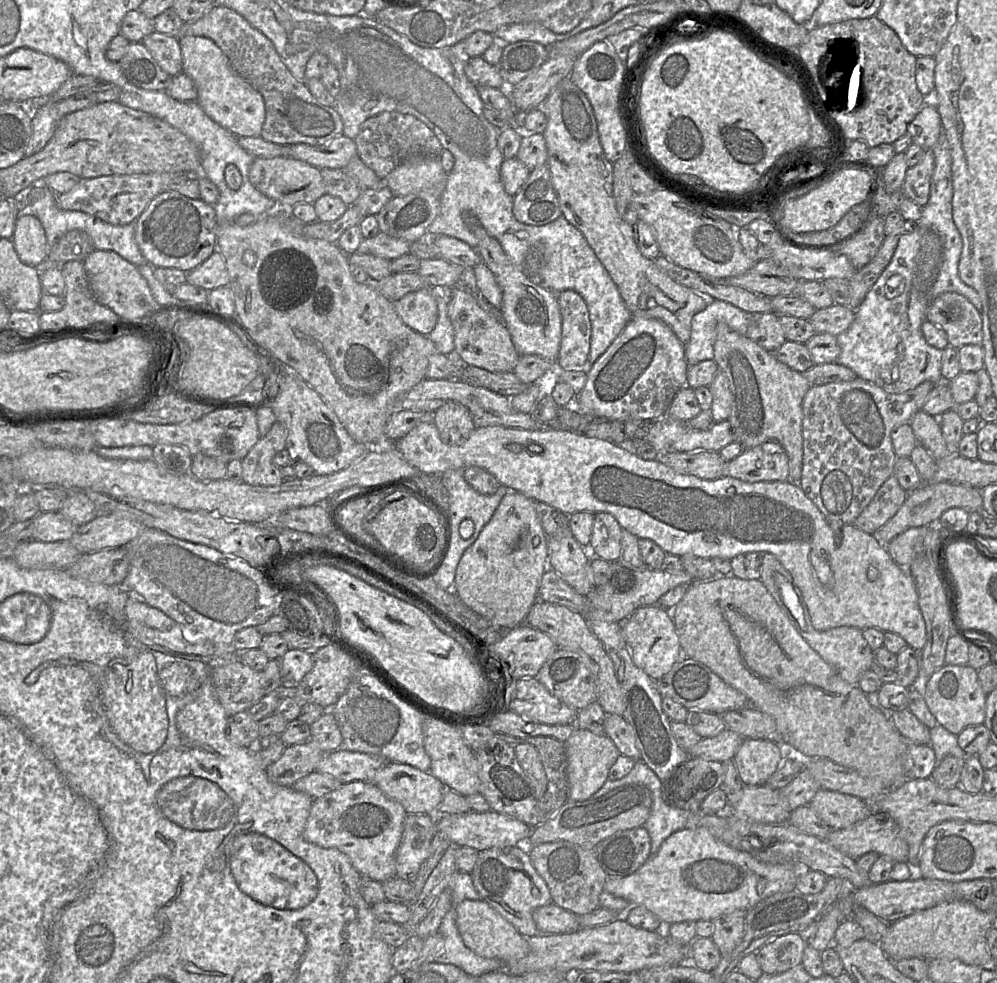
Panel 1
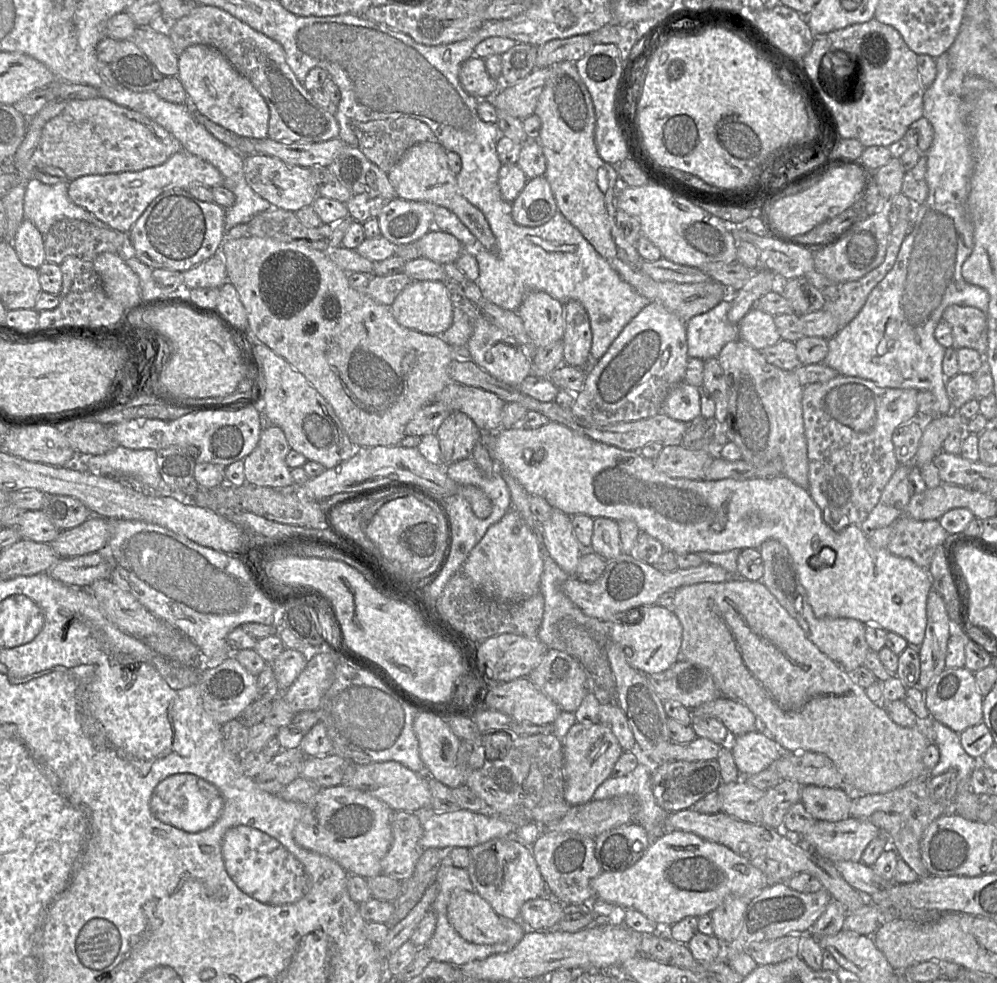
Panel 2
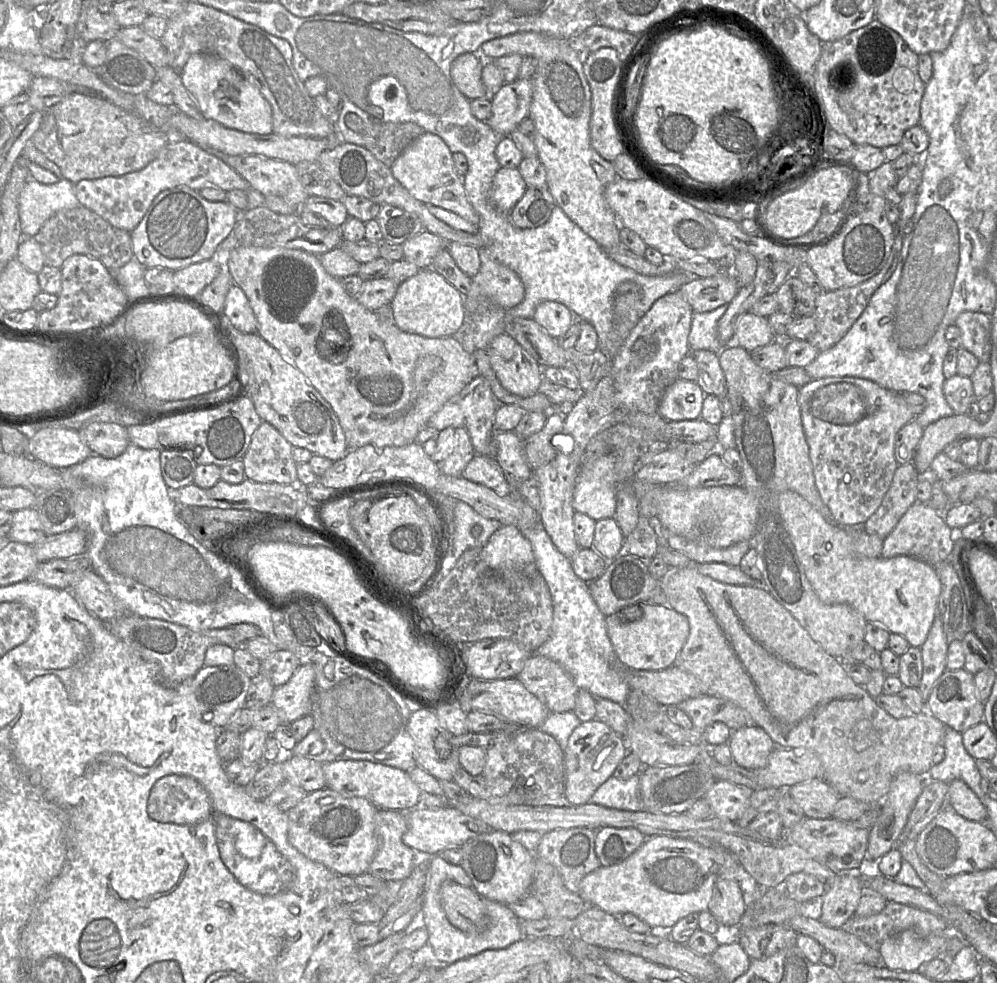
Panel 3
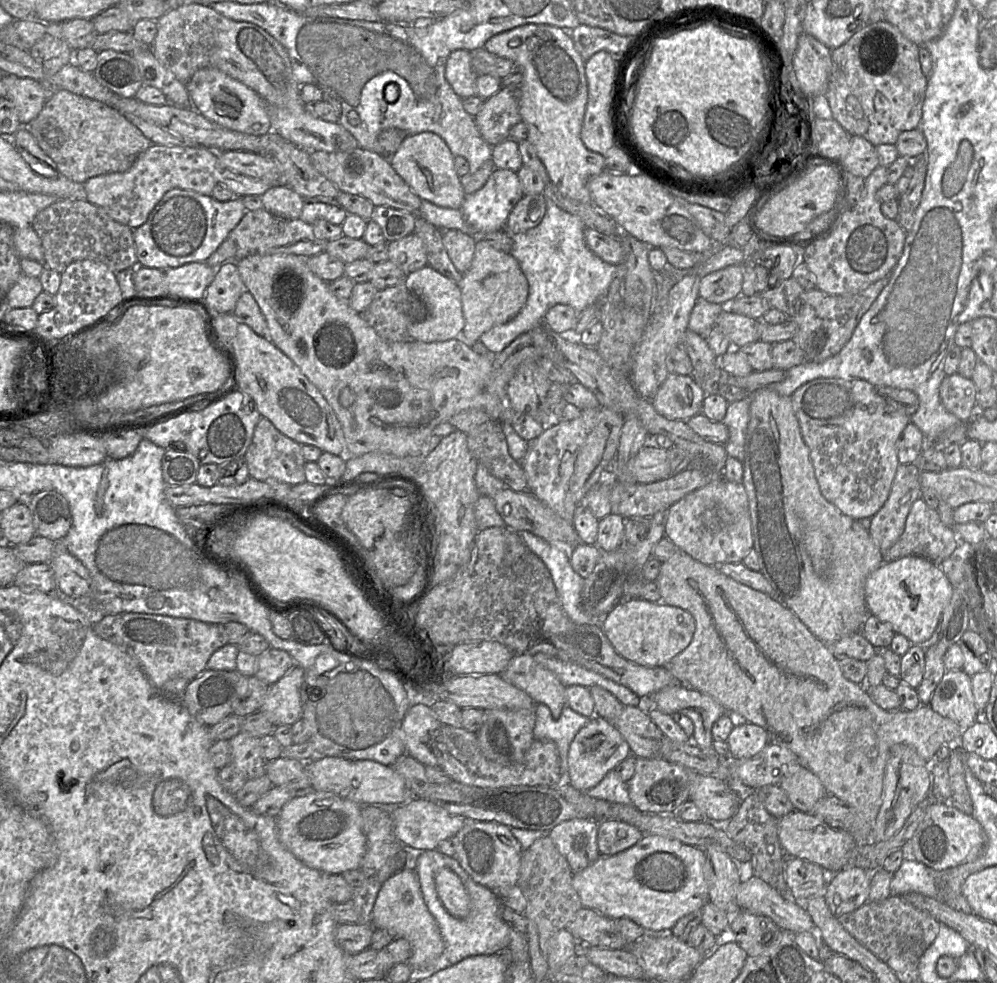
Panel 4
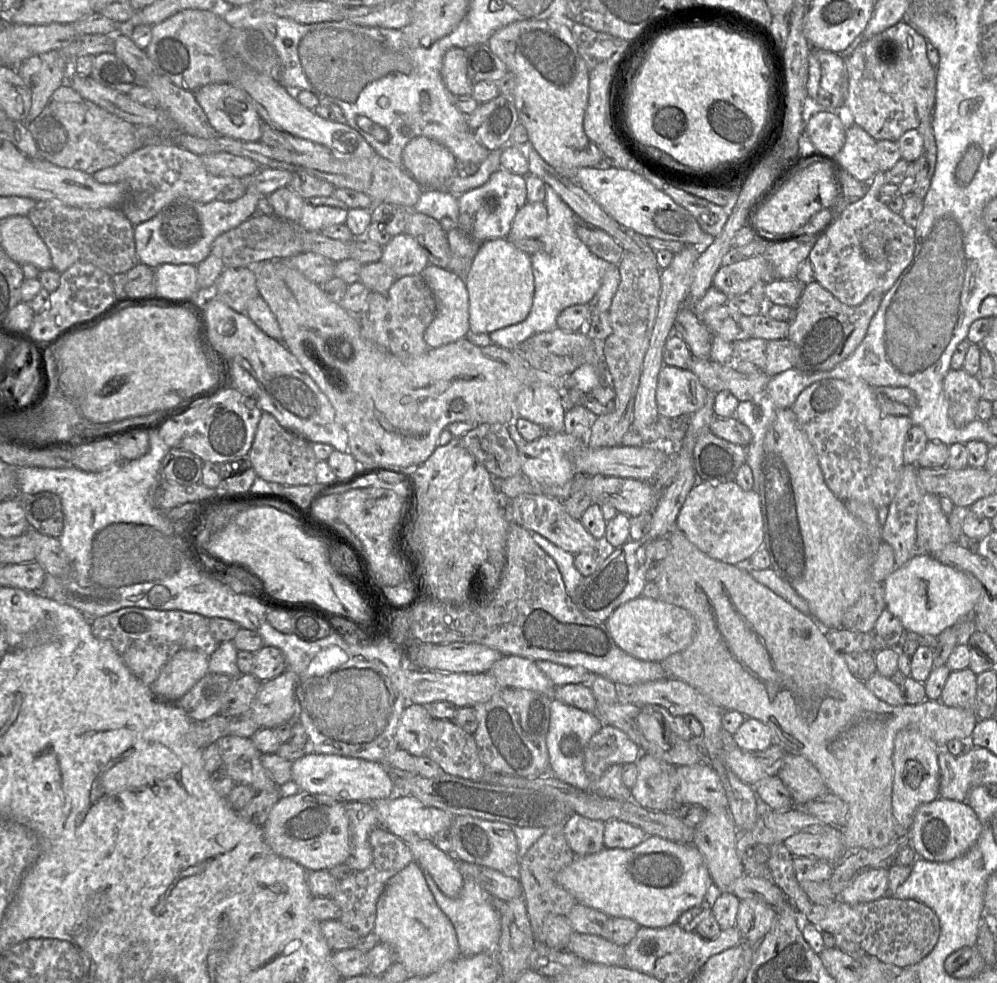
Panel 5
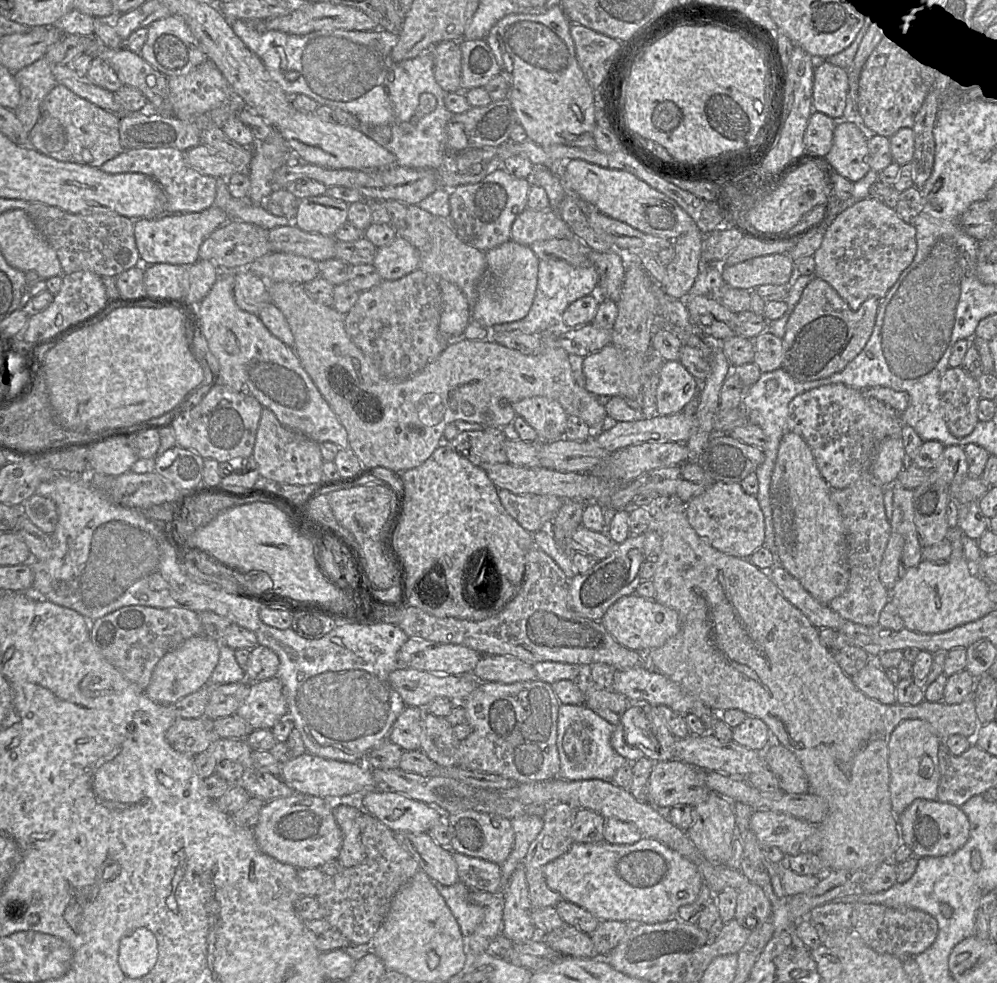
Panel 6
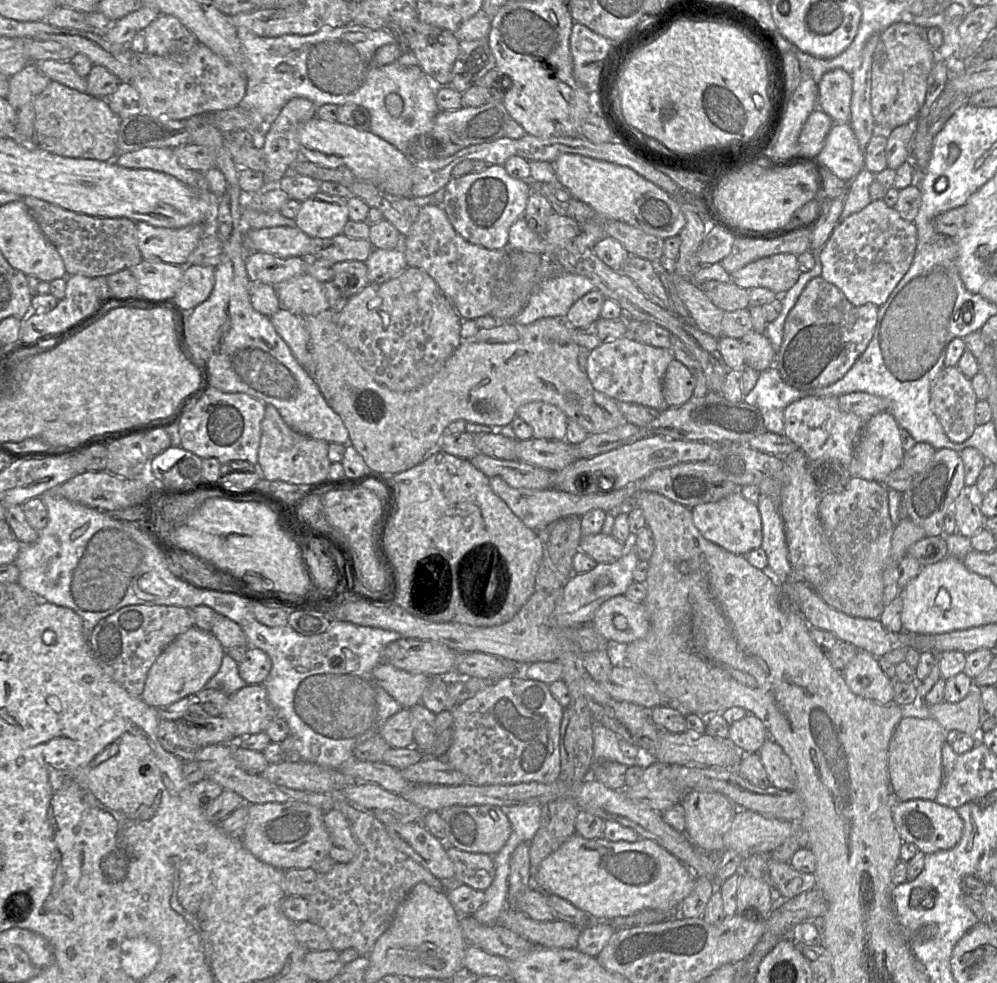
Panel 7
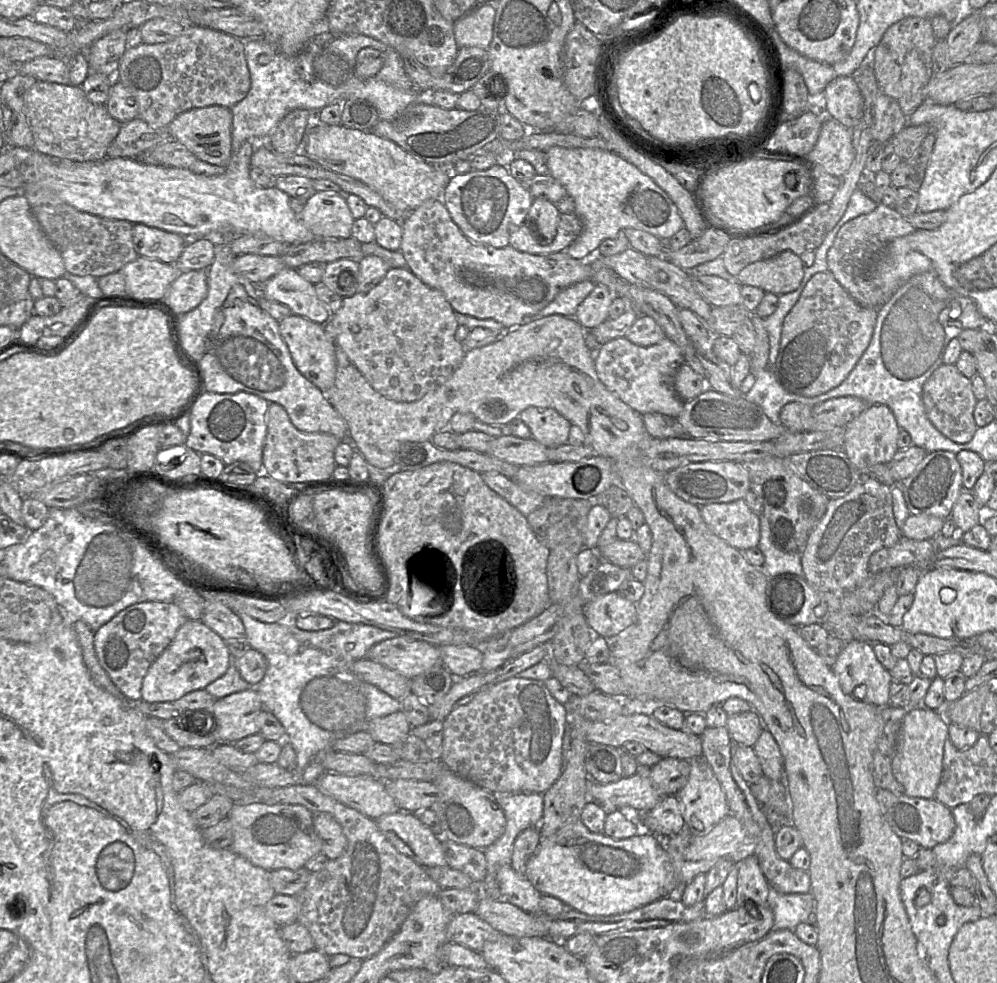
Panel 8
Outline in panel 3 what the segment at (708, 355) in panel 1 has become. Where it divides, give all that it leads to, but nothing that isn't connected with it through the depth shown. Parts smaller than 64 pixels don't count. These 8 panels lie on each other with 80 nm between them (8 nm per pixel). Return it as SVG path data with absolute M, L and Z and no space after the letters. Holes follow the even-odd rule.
M724 304L712 311L694 313L688 335L690 351L709 350L719 353L725 346L719 341L717 325L725 314L728 305Z

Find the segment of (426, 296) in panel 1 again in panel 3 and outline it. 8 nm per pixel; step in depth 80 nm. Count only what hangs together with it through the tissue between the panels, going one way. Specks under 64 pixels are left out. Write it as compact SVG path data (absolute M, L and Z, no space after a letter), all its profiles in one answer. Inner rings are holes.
M422 269L402 282L390 306L398 328L427 338L453 337L465 320L465 298L432 269Z

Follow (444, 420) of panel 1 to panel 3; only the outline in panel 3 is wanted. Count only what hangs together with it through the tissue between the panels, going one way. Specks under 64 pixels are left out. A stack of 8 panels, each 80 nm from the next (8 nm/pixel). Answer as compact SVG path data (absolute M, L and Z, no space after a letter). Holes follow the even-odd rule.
M448 427L438 432L435 452L430 458L442 473L460 477L475 455L467 430L462 427Z

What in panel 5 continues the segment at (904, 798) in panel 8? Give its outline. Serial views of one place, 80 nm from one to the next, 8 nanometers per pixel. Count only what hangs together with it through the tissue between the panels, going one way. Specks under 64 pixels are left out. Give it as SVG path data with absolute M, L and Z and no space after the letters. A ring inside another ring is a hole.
M938 797L917 808L912 825L907 831L907 842L914 849L916 857L934 862L948 862L969 851L978 841L981 830L981 823L967 802Z

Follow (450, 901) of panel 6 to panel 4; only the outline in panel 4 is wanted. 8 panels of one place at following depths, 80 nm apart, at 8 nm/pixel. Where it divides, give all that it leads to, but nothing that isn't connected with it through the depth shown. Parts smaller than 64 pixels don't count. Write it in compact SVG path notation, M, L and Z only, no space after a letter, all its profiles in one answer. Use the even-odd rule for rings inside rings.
M437 849L422 851L415 859L413 857L414 853L412 852L412 863L408 867L415 867L423 899L434 917L444 941L445 948L442 955L445 956L450 964L453 965L473 955L506 952L510 940L510 926L501 916L500 910L502 905L498 897L489 888L475 882L462 868L457 859L446 856ZM441 868L448 868L455 872L466 887L471 901L471 908L468 916L463 919L457 919L450 915L438 896L435 875Z

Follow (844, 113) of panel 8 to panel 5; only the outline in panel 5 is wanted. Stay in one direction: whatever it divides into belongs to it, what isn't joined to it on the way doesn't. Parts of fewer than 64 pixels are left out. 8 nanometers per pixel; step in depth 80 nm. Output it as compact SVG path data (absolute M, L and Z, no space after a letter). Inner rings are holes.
M811 48L808 57L807 92L824 111L844 111L847 73L841 54Z

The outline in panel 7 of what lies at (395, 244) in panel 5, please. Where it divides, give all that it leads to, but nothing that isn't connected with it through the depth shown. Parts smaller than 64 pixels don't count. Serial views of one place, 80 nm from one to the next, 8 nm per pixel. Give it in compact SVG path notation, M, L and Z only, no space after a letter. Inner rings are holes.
M402 247L374 248L364 263L367 267L369 284L380 284L388 281L408 267Z

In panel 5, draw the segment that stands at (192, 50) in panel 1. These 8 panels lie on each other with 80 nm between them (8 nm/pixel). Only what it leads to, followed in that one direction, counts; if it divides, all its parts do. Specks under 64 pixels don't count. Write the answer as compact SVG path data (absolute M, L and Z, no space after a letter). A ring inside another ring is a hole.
M210 83L193 91L196 101L220 135L246 142L260 140L263 120L245 90L232 83Z

